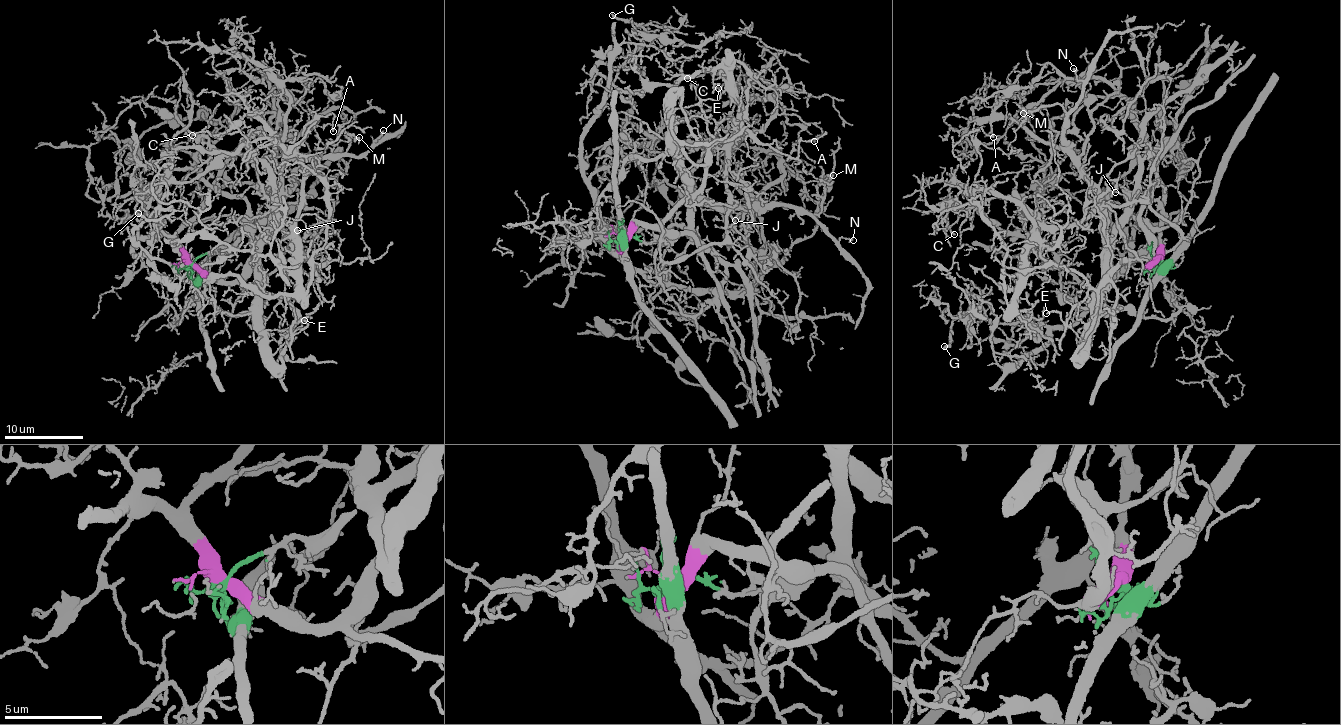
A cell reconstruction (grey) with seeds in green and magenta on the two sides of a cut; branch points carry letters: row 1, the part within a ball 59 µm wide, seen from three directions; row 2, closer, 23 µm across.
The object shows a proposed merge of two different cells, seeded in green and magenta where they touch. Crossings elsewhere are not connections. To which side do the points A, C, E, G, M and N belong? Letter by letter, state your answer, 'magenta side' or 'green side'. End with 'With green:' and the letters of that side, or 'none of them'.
A: green side
C: green side
E: magenta side
G: magenta side
M: green side
N: green side
With green: A, C, M, N

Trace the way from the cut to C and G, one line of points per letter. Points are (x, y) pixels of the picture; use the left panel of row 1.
C: (189, 266), (256, 252), (286, 164), (351, 141), (318, 148), (314, 121), (288, 153), (250, 114), (192, 134)
G: (189, 266), (189, 254), (158, 228), (130, 253), (148, 251), (158, 211), (173, 211), (150, 219), (138, 213)

